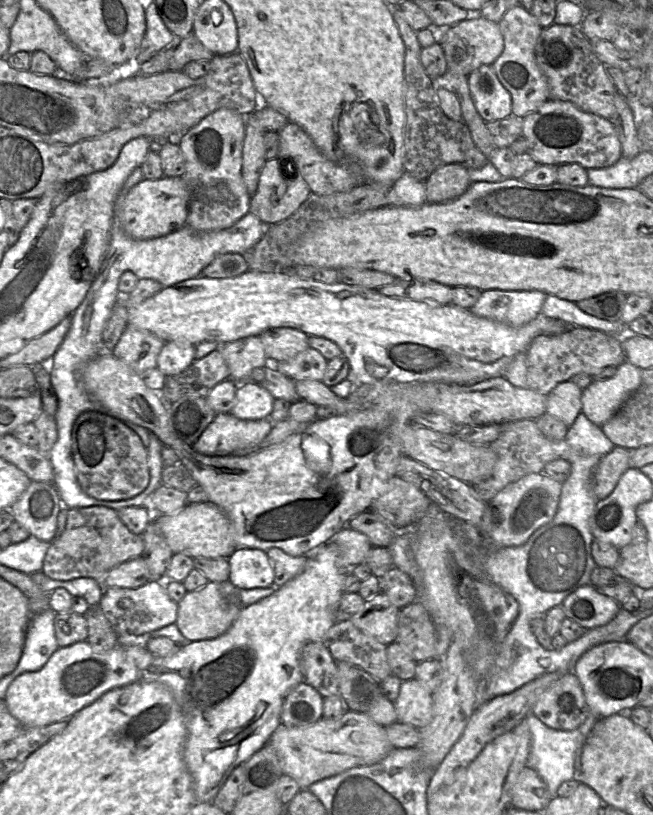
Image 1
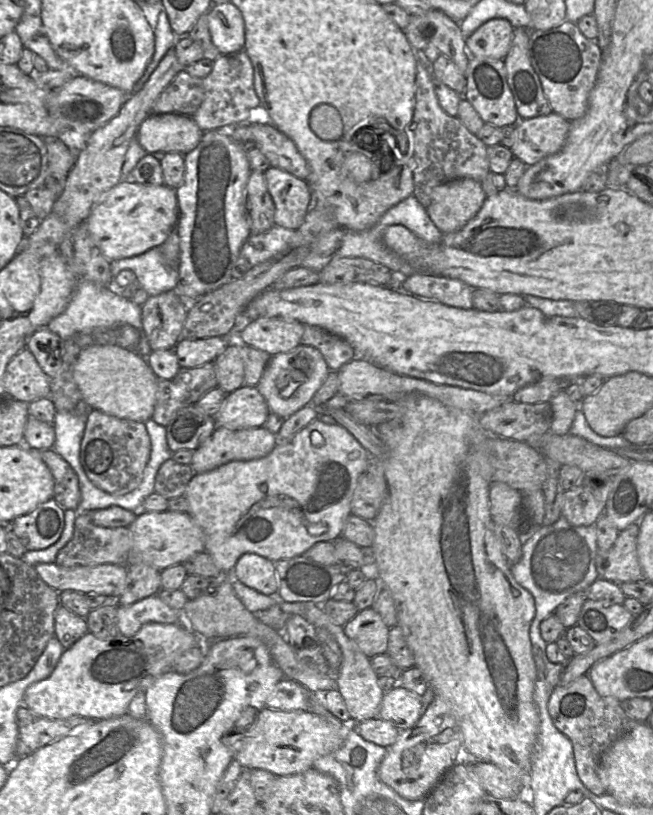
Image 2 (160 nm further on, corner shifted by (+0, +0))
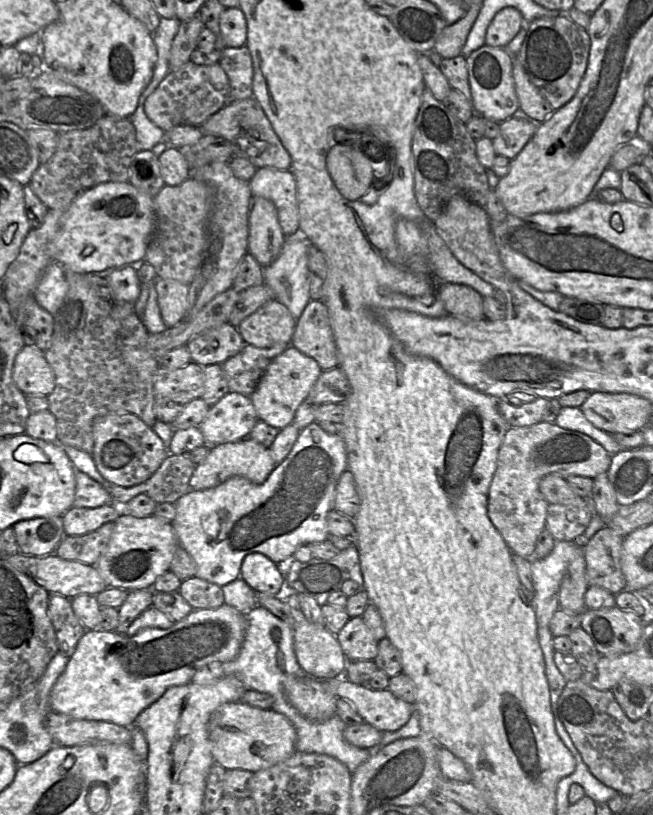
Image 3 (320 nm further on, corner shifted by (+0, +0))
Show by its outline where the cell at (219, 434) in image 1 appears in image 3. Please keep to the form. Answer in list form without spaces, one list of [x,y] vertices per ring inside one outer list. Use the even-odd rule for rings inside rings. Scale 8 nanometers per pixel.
[[[247,437],[237,442],[219,444],[209,447],[206,459],[196,466],[190,481],[190,490],[206,490],[214,488],[233,476],[241,476],[252,483],[265,482],[277,465],[271,456],[270,449]]]

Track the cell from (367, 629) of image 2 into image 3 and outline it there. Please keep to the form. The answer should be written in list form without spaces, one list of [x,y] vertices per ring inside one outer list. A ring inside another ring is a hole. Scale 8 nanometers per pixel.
[[[361,616],[350,618],[335,635],[348,661],[373,660],[378,642]]]

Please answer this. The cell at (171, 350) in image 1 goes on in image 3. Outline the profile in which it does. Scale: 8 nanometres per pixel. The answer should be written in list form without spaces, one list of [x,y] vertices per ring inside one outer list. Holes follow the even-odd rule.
[[[230,323],[205,331],[186,344],[191,355],[191,362],[202,367],[223,364],[238,354],[245,345],[247,344],[238,329]]]

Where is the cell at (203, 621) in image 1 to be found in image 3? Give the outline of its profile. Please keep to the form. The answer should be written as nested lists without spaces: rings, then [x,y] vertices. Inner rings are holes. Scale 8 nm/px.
[[[345,677],[326,679],[337,697],[347,699],[363,721],[381,732],[396,731],[413,713],[413,705],[396,697],[387,688],[375,690],[367,684],[355,684]]]

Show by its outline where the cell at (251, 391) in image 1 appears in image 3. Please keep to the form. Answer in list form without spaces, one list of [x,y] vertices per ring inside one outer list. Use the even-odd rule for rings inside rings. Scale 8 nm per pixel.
[[[229,392],[210,407],[198,427],[205,440],[204,446],[213,447],[247,438],[258,420],[249,396]]]

